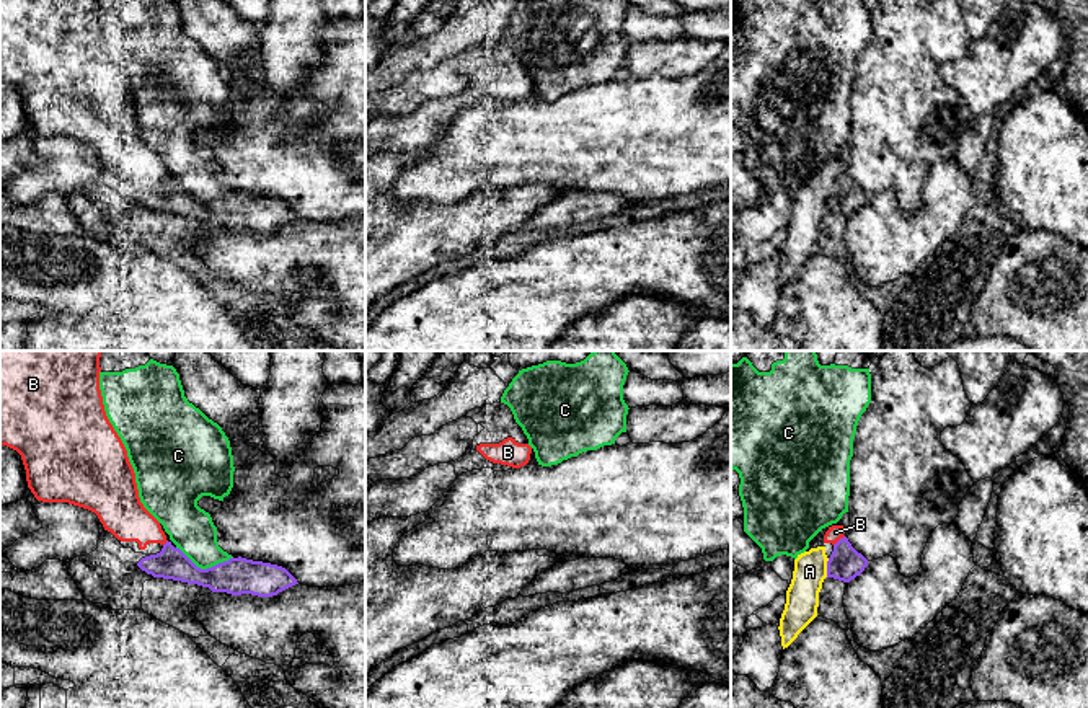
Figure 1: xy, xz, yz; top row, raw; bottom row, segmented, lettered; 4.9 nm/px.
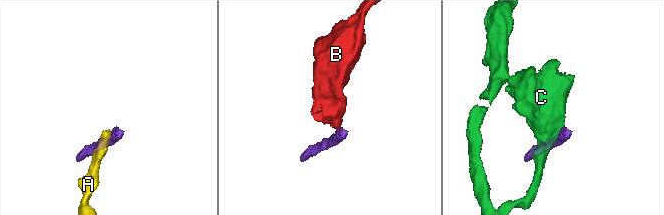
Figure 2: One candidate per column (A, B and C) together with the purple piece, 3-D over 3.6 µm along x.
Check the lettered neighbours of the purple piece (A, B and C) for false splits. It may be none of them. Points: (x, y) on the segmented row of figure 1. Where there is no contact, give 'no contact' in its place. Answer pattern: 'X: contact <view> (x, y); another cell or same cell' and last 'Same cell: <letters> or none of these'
A: contact yz (827, 568); another cell
B: contact yz (839, 540); another cell
C: contact xy (204, 570); another cell
Same cell: none of these

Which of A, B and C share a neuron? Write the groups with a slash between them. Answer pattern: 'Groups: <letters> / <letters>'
Groups: A B / C

